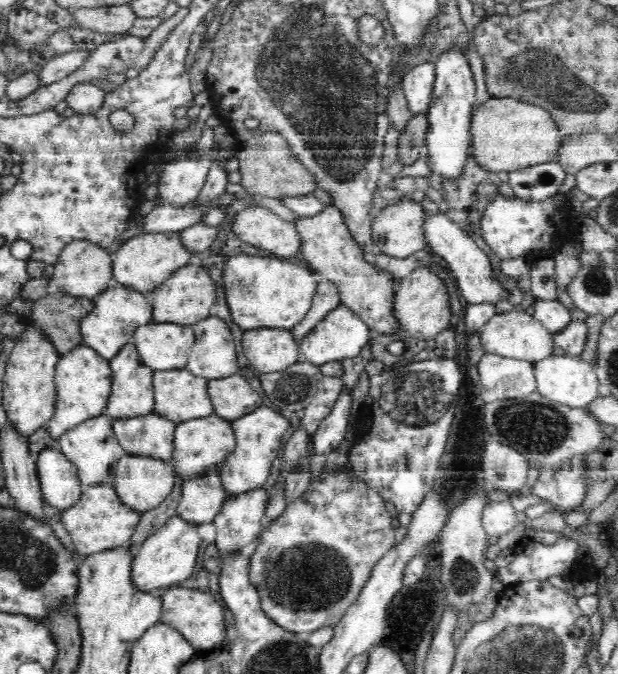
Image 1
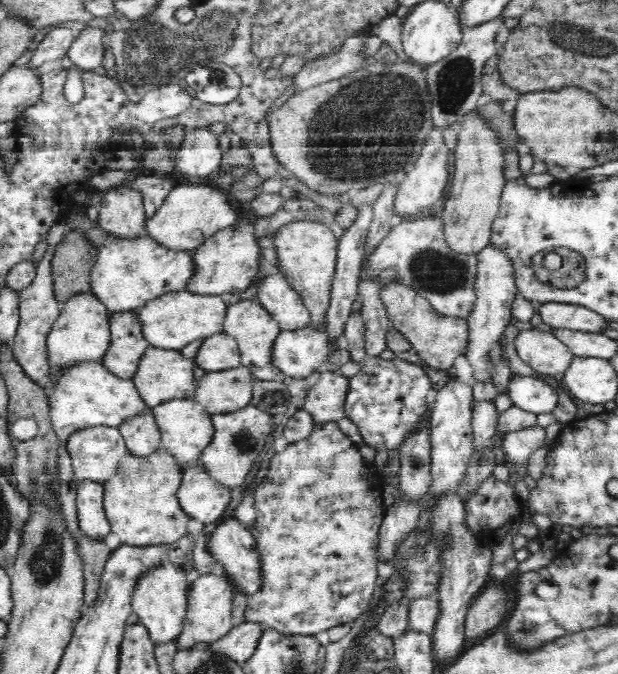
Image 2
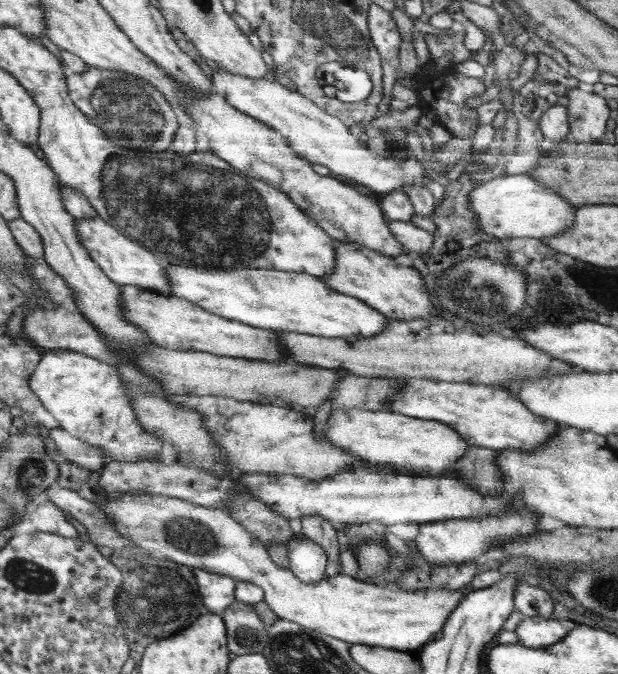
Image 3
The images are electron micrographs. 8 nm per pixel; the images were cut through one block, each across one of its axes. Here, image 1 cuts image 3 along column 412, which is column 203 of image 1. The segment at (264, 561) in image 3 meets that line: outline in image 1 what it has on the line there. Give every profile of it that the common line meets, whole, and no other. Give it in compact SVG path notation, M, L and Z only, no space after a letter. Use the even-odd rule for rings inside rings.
M168 588L161 598L162 610L159 623L169 624L184 637L196 650L218 649L226 640L224 608L210 593L179 588Z

